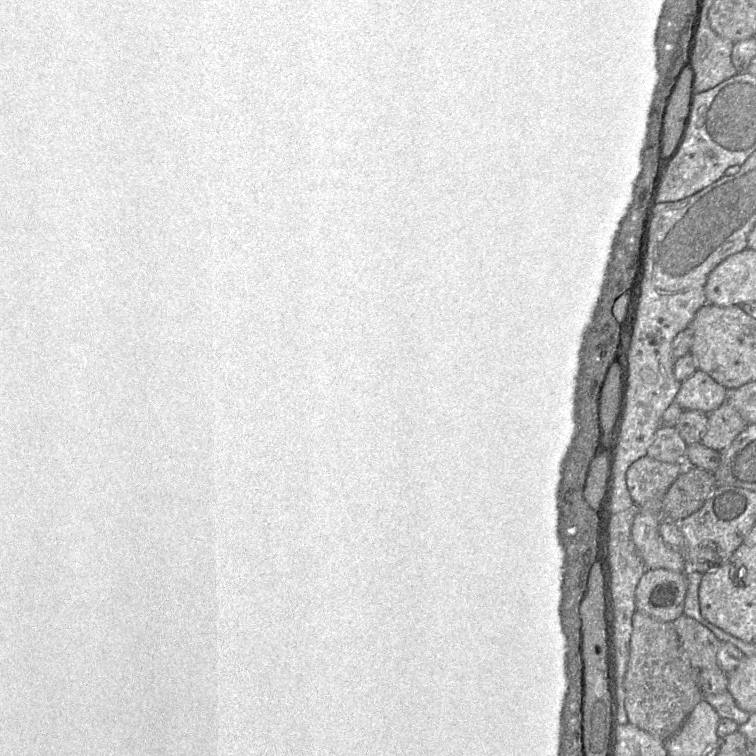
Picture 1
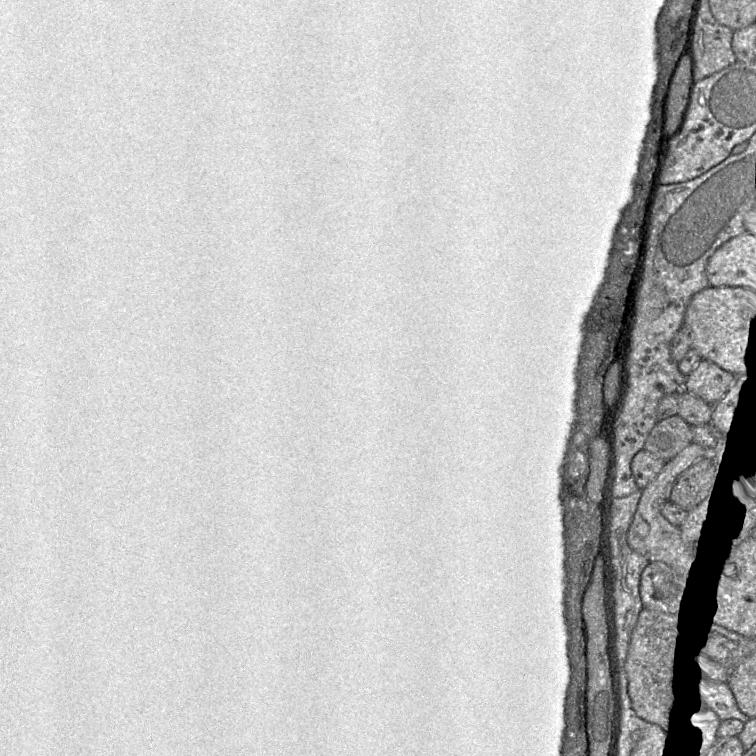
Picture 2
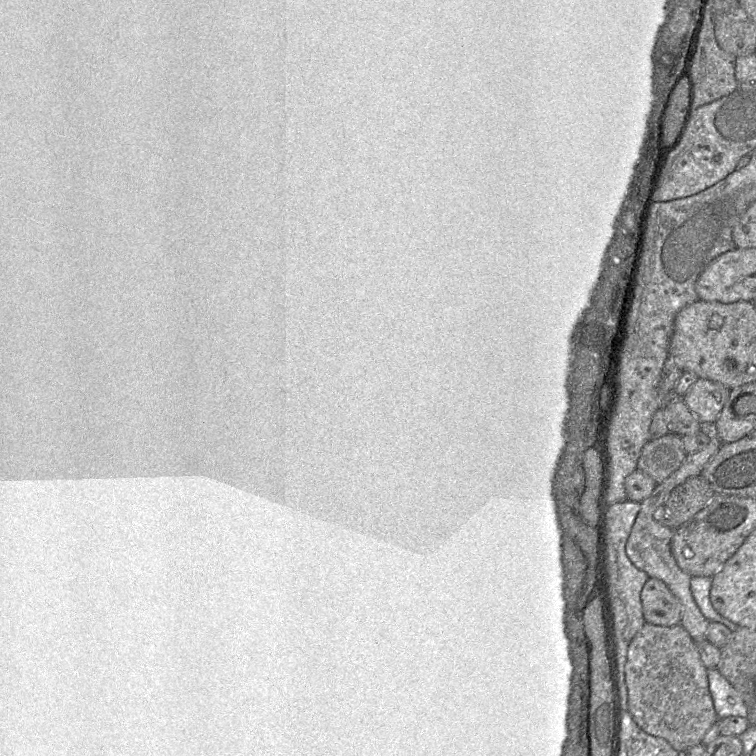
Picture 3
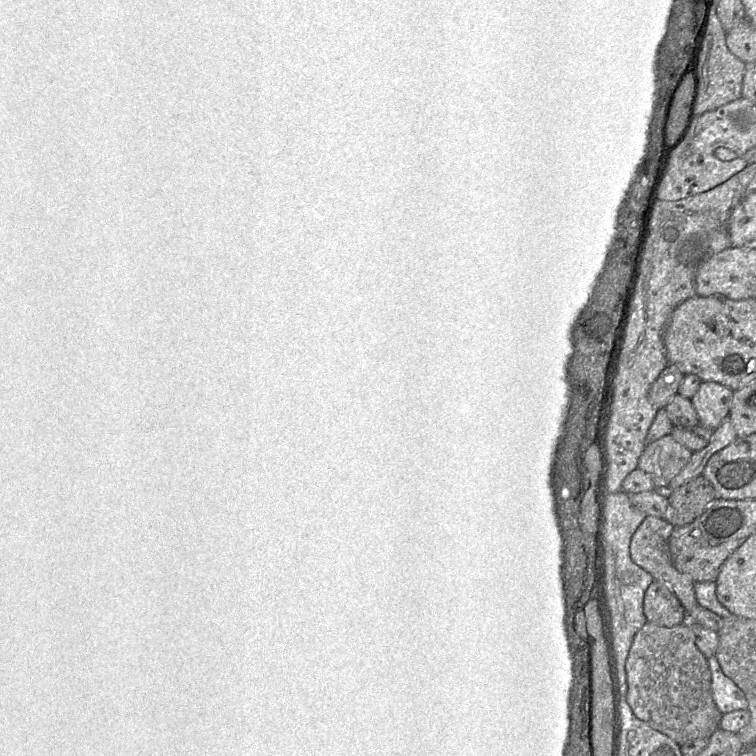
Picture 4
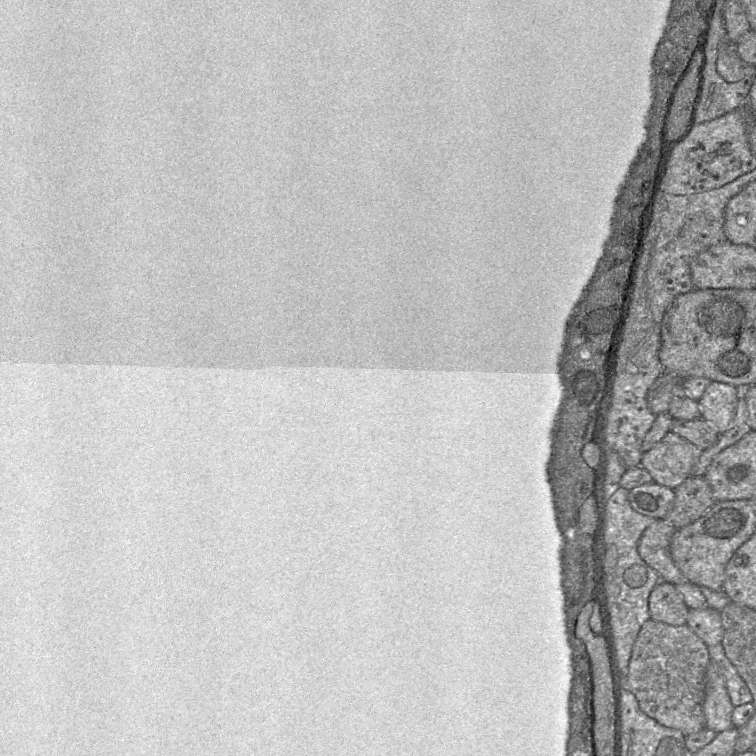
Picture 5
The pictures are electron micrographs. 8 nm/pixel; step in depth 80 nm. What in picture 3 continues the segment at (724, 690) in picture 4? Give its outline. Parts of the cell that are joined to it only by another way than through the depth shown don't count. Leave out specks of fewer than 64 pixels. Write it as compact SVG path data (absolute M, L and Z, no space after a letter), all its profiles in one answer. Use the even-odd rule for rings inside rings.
M717 668L707 669L707 678L713 706L719 719L729 716L748 718L749 707Z

